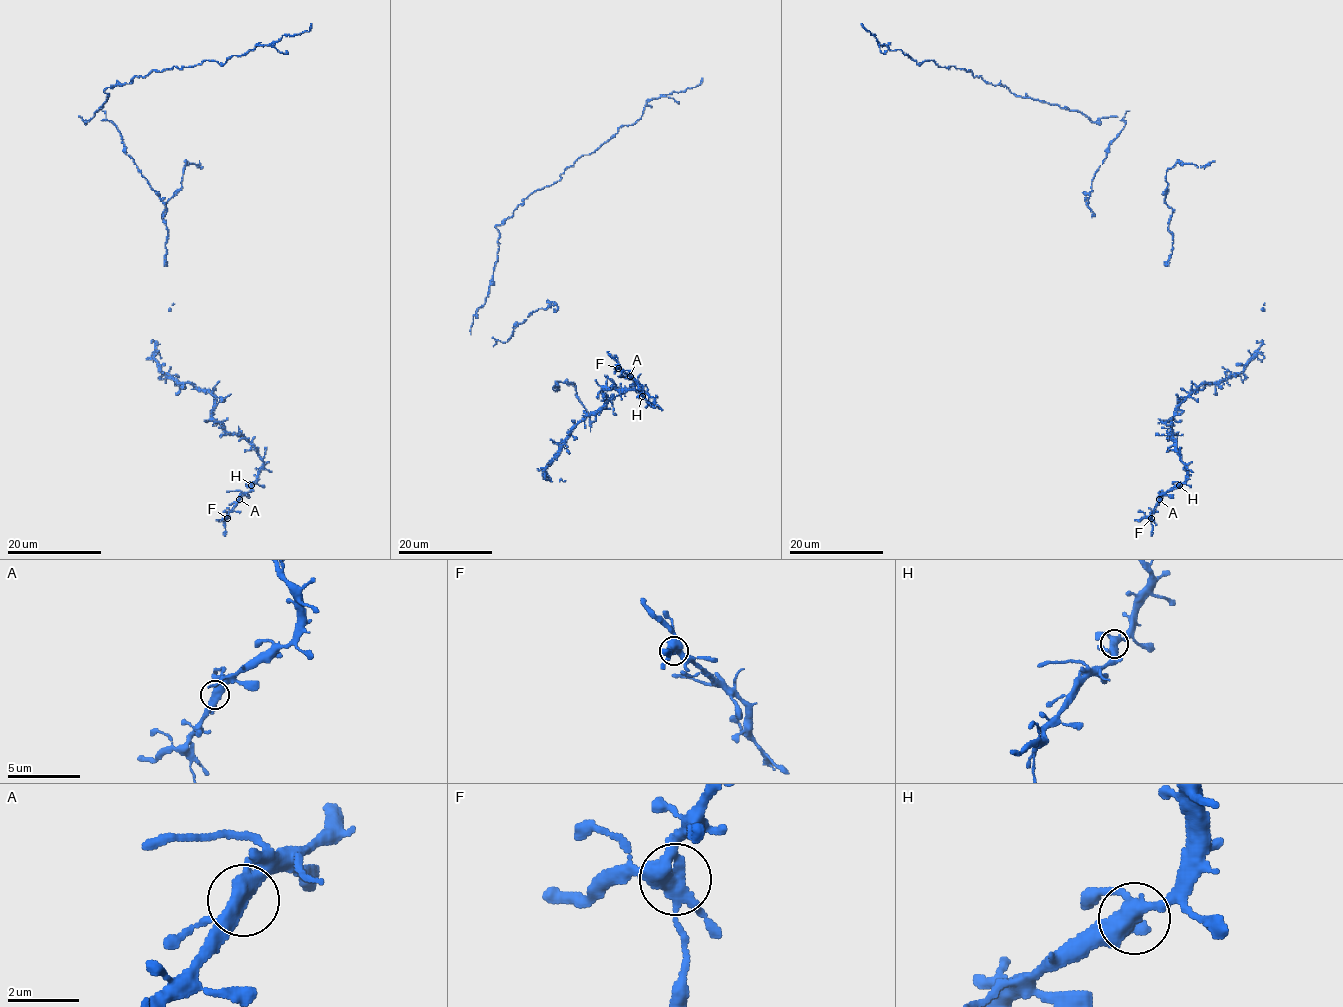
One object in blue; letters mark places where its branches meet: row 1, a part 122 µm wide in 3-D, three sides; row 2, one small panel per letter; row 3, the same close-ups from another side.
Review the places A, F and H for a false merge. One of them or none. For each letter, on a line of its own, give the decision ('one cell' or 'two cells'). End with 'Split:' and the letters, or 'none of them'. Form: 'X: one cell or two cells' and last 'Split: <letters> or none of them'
A: one cell
F: one cell
H: one cell
Split: none of them

